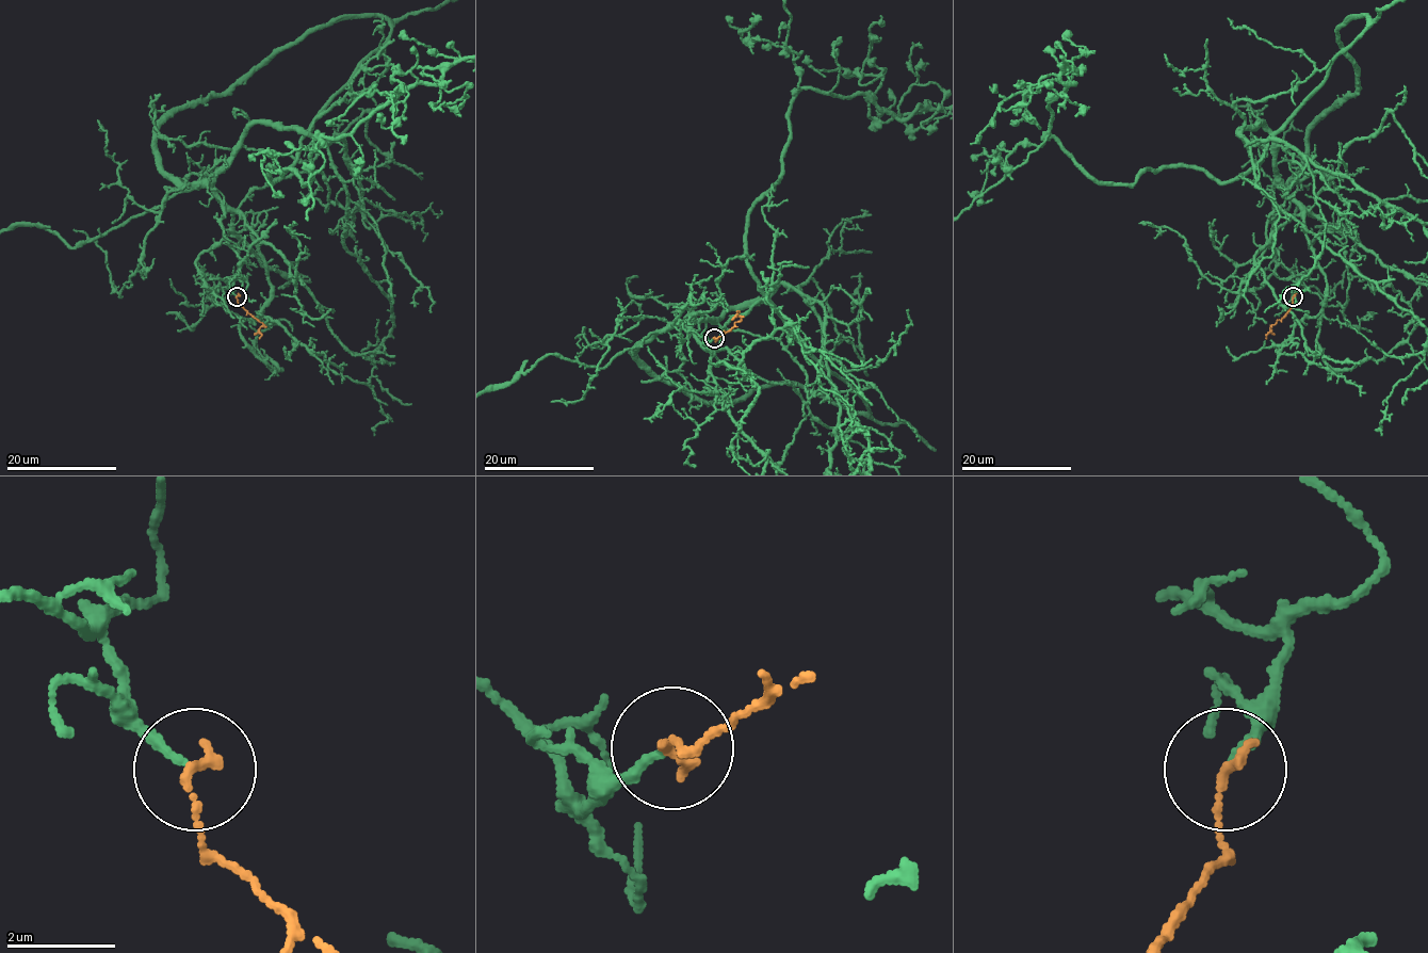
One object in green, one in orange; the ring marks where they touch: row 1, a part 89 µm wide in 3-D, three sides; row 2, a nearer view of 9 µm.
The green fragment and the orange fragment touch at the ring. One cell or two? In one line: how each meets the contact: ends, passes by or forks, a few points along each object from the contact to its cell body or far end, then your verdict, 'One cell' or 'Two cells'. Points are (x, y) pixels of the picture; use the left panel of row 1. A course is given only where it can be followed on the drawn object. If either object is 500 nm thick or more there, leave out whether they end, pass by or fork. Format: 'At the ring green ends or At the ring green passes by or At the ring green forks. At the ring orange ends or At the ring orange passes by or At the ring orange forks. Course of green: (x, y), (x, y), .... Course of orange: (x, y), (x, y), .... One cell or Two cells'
At the ring green ends. At the ring orange ends. Course of green: (236, 295), (196, 262), (222, 237), (207, 187), (74, 247), (7, 227). Course of orange: (238, 296), (239, 305), (263, 324), (259, 328), (259, 339). One cell

